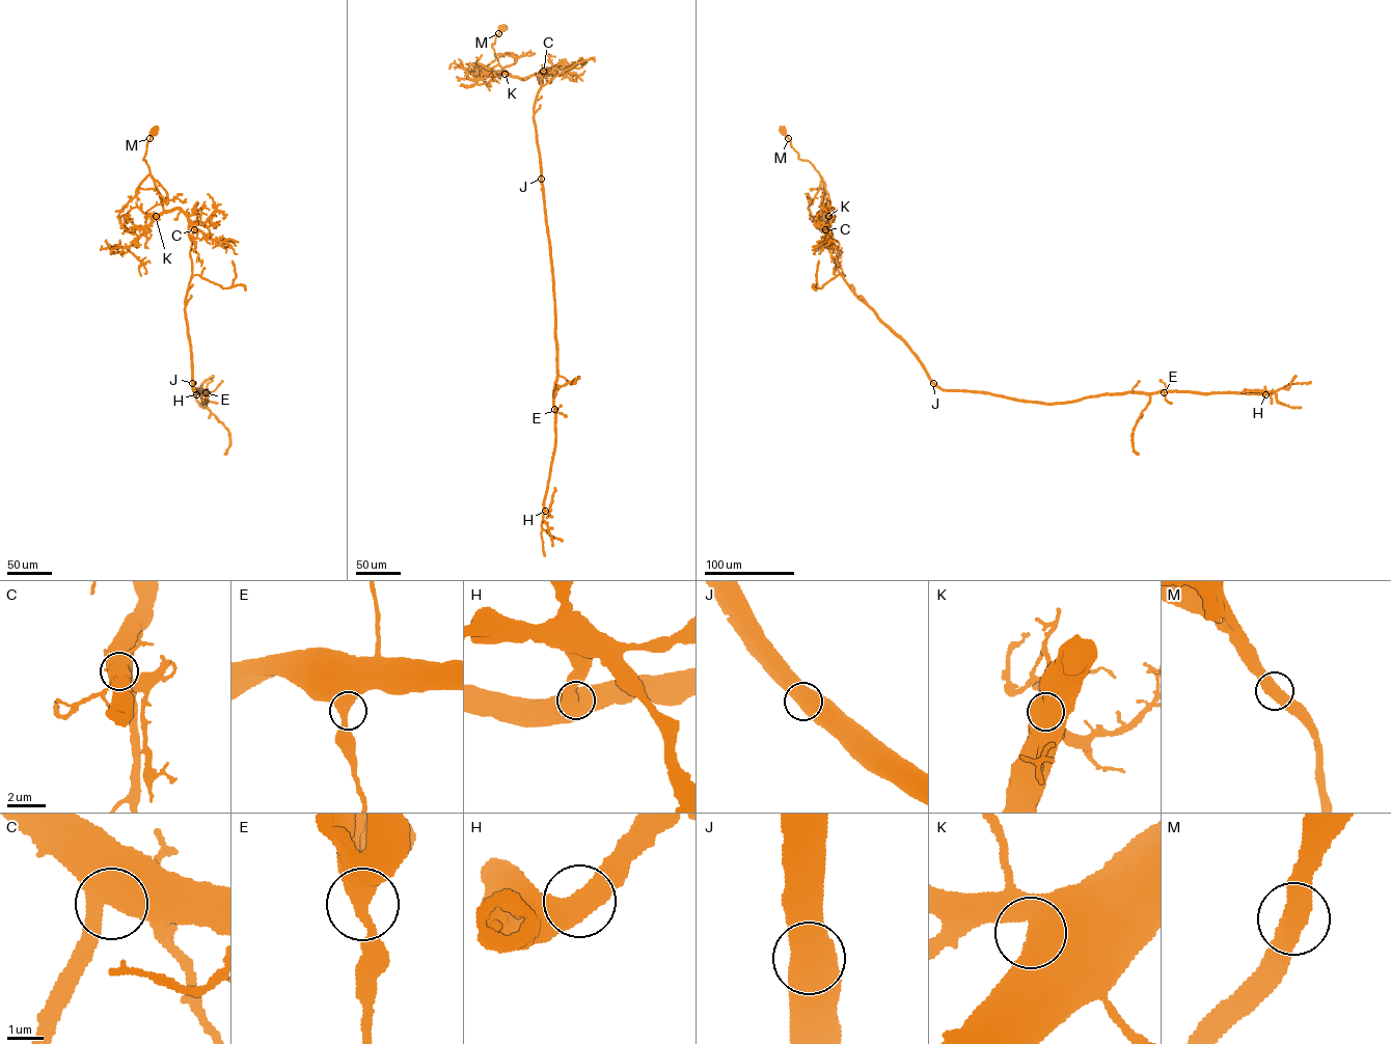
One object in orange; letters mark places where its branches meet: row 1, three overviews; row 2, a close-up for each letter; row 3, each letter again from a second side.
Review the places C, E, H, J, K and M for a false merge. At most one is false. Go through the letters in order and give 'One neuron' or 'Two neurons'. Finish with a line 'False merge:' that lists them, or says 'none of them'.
C: One neuron
E: One neuron
H: One neuron
J: One neuron
K: One neuron
M: One neuron
False merge: none of them

